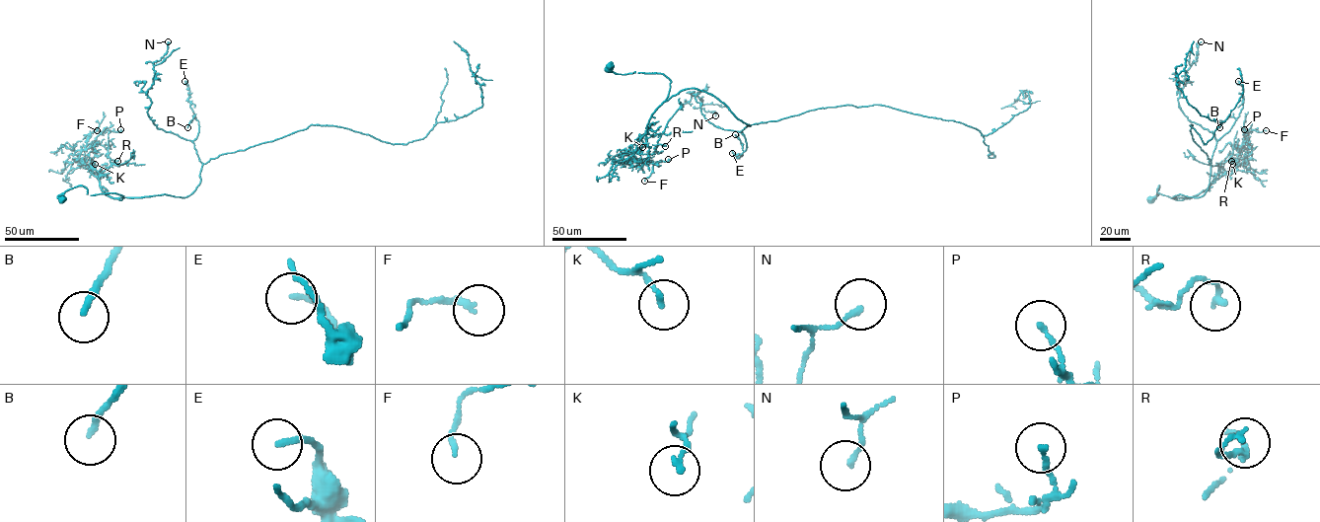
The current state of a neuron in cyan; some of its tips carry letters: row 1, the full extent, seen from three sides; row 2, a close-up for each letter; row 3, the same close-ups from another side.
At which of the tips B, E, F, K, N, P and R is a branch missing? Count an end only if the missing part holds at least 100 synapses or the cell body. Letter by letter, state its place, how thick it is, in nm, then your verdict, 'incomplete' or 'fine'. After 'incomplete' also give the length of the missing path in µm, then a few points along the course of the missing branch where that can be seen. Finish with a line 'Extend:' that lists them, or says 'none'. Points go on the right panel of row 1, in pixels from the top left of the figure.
B: place (1219, 127); calibre 180 nm; fine
E: place (1238, 81); calibre 150 nm; fine
F: place (1266, 130); calibre 150 nm; fine
K: place (1232, 164); calibre 160 nm; fine
N: place (1201, 41); calibre 130 nm; fine
P: place (1244, 129); calibre 140 nm; fine
R: place (1231, 161); calibre 150 nm; fine
Extend: none

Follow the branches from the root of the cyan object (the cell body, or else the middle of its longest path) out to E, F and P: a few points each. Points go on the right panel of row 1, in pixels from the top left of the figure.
E: (1150, 199), (1158, 186), (1157, 195), (1177, 200), (1207, 190), (1216, 141), (1243, 107), (1238, 81)
F: (1150, 199), (1158, 186), (1157, 195), (1177, 200), (1198, 195), (1236, 167), (1238, 148), (1249, 129), (1266, 130)
P: (1150, 199), (1158, 186), (1157, 195), (1191, 198), (1232, 170), (1246, 139), (1244, 129)

